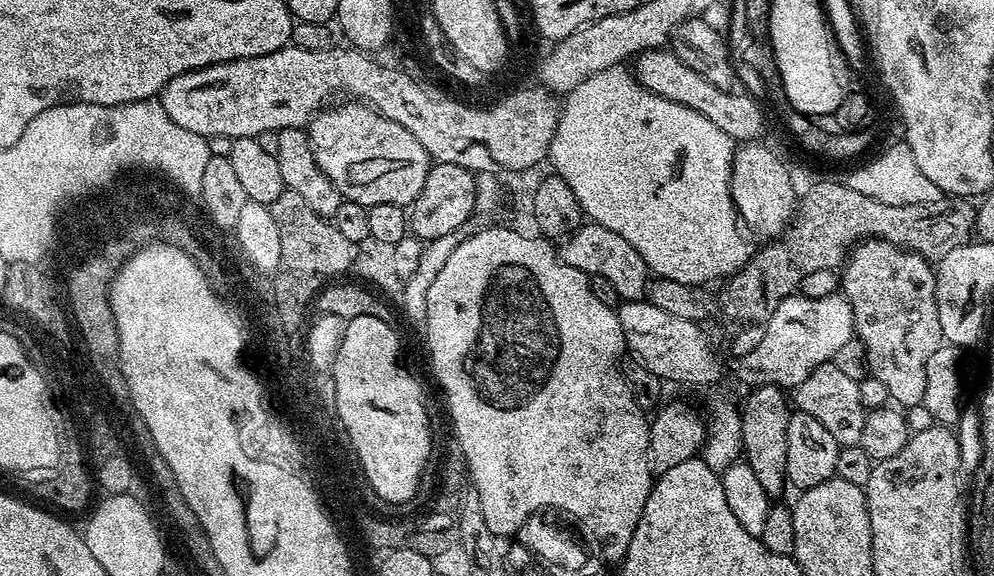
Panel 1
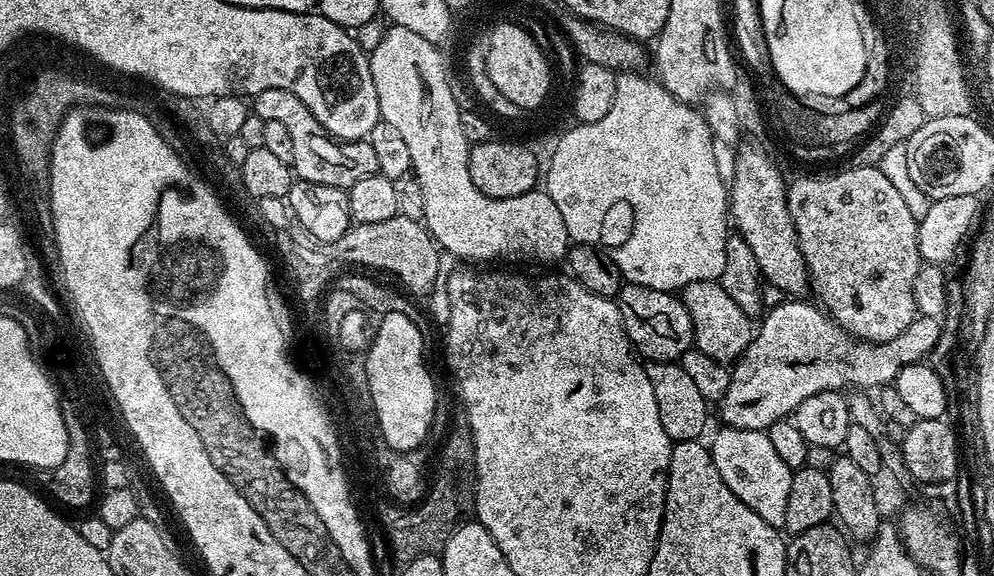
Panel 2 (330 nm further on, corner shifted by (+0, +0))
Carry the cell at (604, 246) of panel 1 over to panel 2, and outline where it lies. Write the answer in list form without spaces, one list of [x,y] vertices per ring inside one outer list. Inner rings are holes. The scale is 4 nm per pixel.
[[[719,280],[690,282],[679,289],[680,300],[686,306],[692,323],[692,343],[702,354],[710,354],[719,364],[731,365],[750,346],[754,335],[753,317],[746,315],[742,306],[722,290]]]

